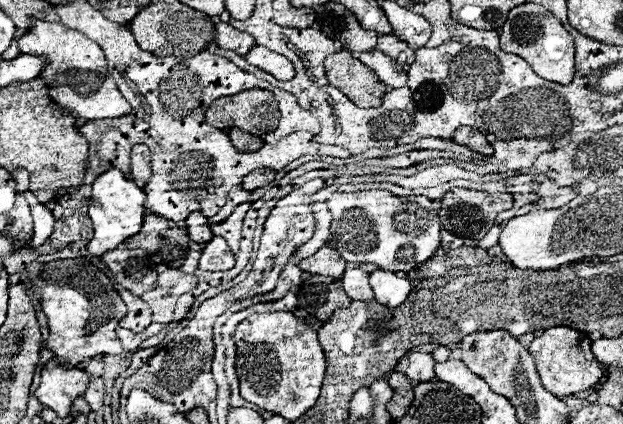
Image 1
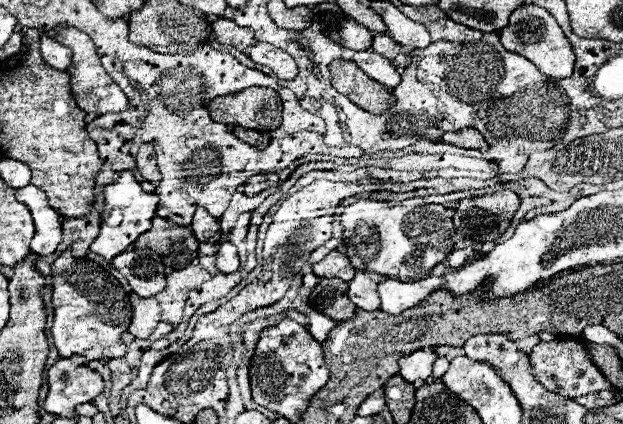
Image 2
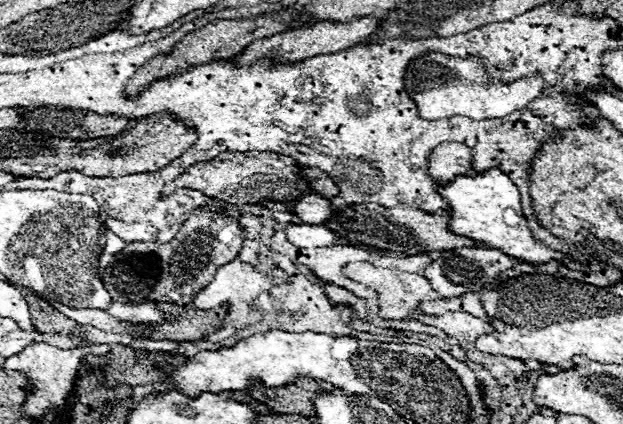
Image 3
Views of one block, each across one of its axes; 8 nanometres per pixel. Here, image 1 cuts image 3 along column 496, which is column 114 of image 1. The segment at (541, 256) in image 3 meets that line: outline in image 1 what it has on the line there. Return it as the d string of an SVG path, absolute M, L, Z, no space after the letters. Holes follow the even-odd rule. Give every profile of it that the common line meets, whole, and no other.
M112 168L96 178L96 182L92 184L92 200L88 208L88 214L94 222L94 238L88 242L92 256L102 256L108 250L116 250L122 242L140 232L146 210L144 200L144 190L138 188L130 178L126 178L118 168Z

